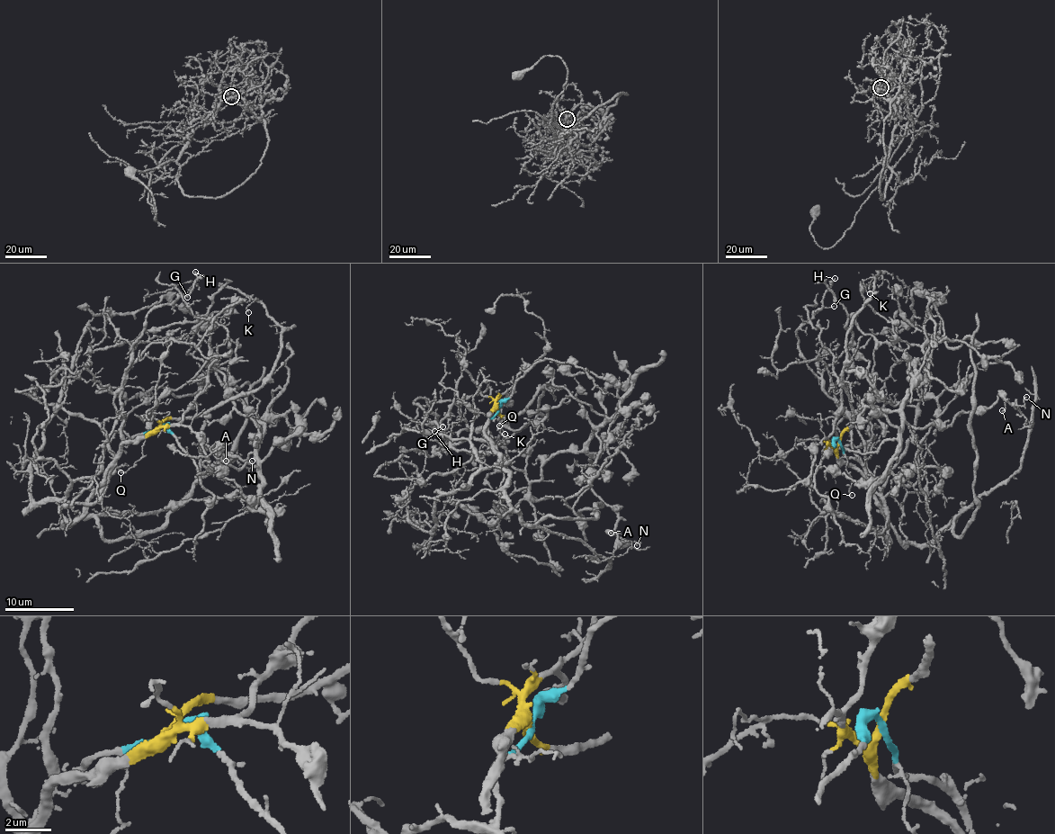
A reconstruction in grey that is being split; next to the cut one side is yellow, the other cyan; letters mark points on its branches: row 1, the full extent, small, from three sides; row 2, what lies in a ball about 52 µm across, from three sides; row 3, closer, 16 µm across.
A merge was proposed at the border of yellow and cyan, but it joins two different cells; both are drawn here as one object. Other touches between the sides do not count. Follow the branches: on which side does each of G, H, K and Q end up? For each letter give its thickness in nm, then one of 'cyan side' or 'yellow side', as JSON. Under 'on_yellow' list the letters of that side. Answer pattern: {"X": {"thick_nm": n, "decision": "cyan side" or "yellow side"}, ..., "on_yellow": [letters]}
{"G": {"thick_nm": 100, "decision": "cyan side"}, "H": {"thick_nm": 160, "decision": "cyan side"}, "K": {"thick_nm": 140, "decision": "yellow side"}, "Q": {"thick_nm": 110, "decision": "cyan side"}, "on_yellow": ["K"]}

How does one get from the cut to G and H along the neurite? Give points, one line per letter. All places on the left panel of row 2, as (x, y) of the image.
G: (159, 425), (128, 439), (121, 433), (127, 369), (146, 314), (187, 297)
H: (159, 425), (128, 439), (121, 433), (121, 394), (127, 369), (146, 314), (191, 292), (195, 271)

